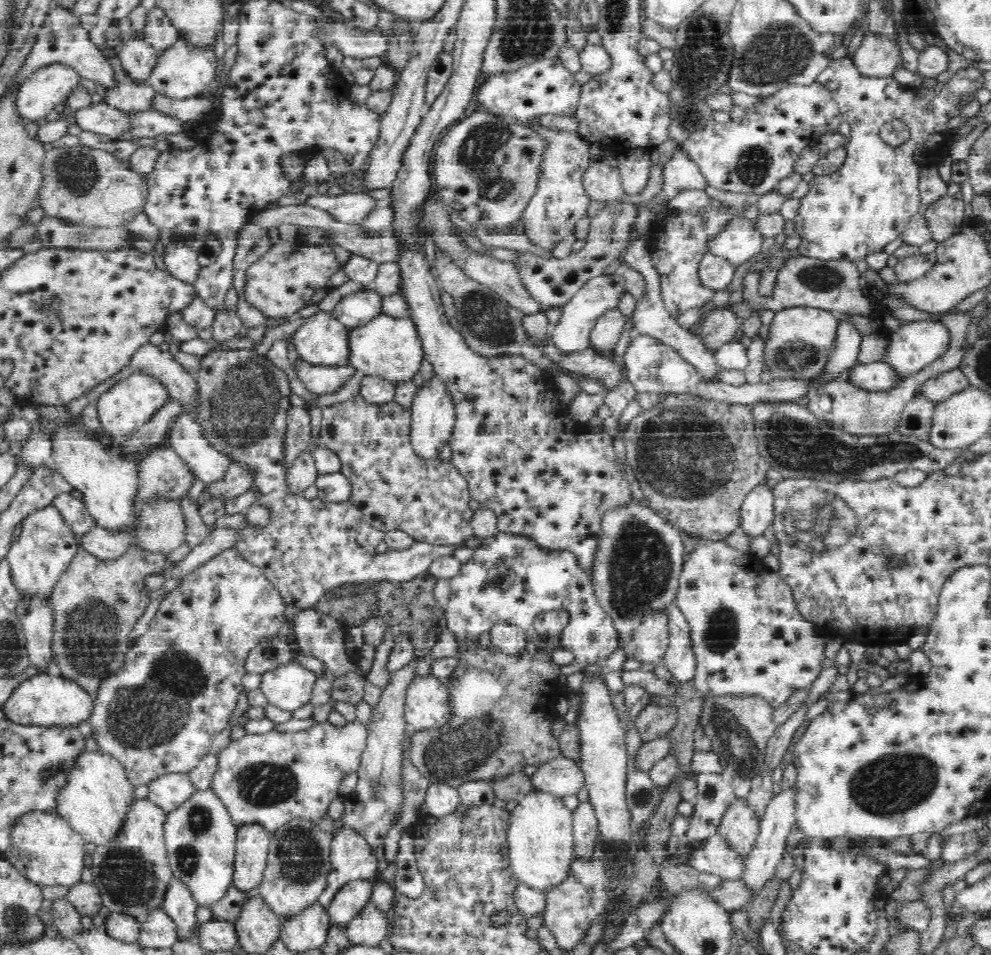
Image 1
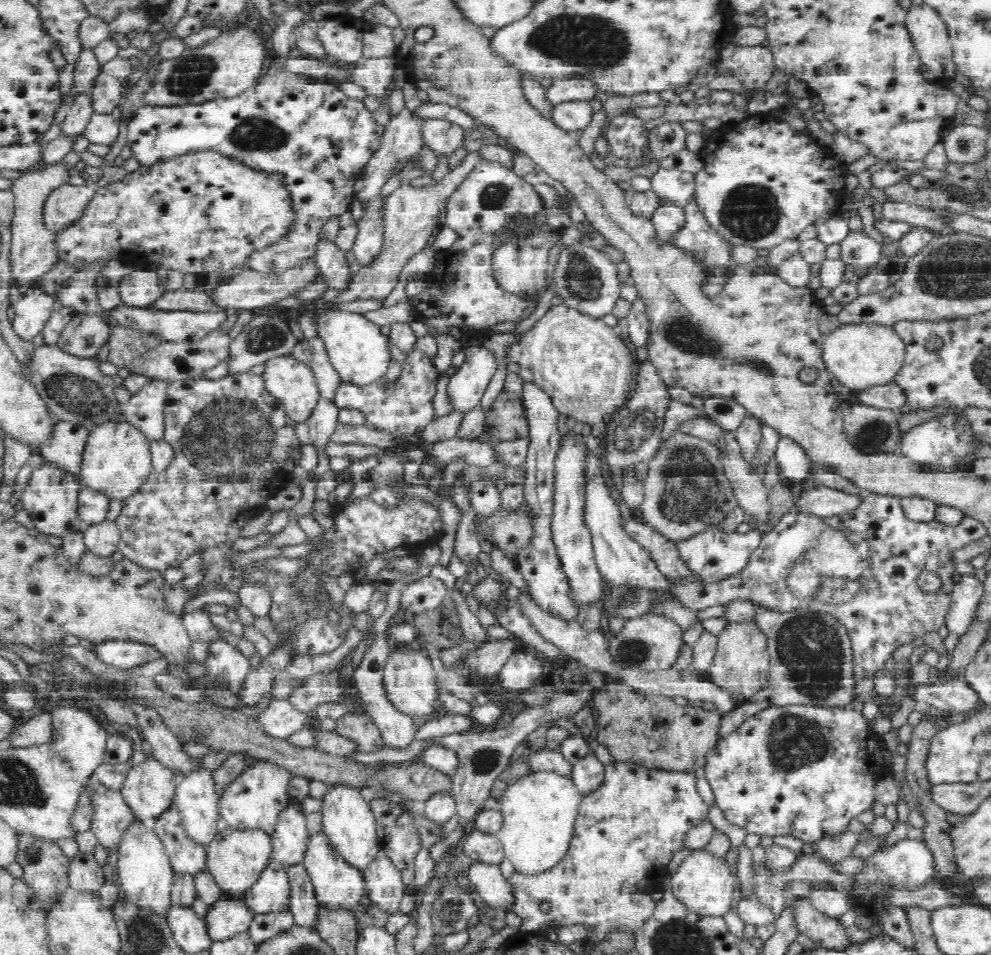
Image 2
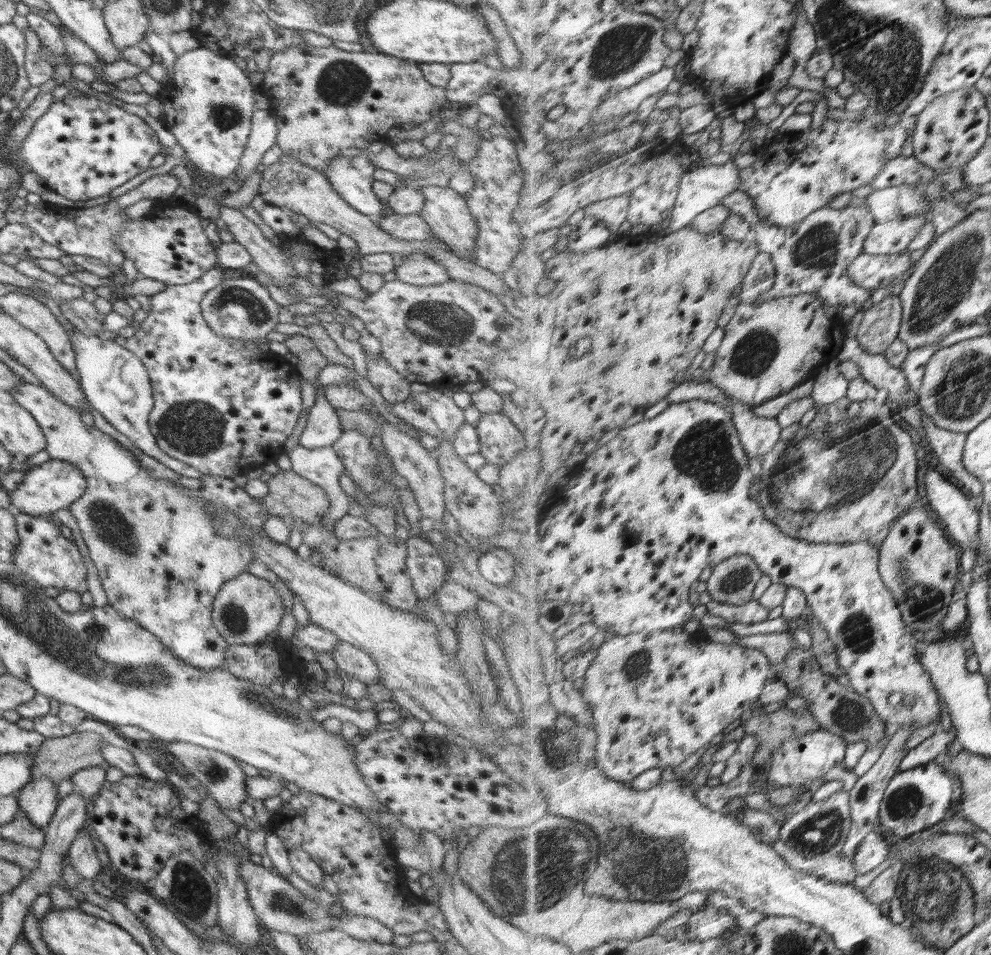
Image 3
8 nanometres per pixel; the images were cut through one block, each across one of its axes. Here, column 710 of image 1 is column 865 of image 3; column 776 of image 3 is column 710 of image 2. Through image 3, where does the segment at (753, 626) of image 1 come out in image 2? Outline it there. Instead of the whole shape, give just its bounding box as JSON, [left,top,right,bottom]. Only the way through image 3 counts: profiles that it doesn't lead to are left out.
[677,522,762,583]

